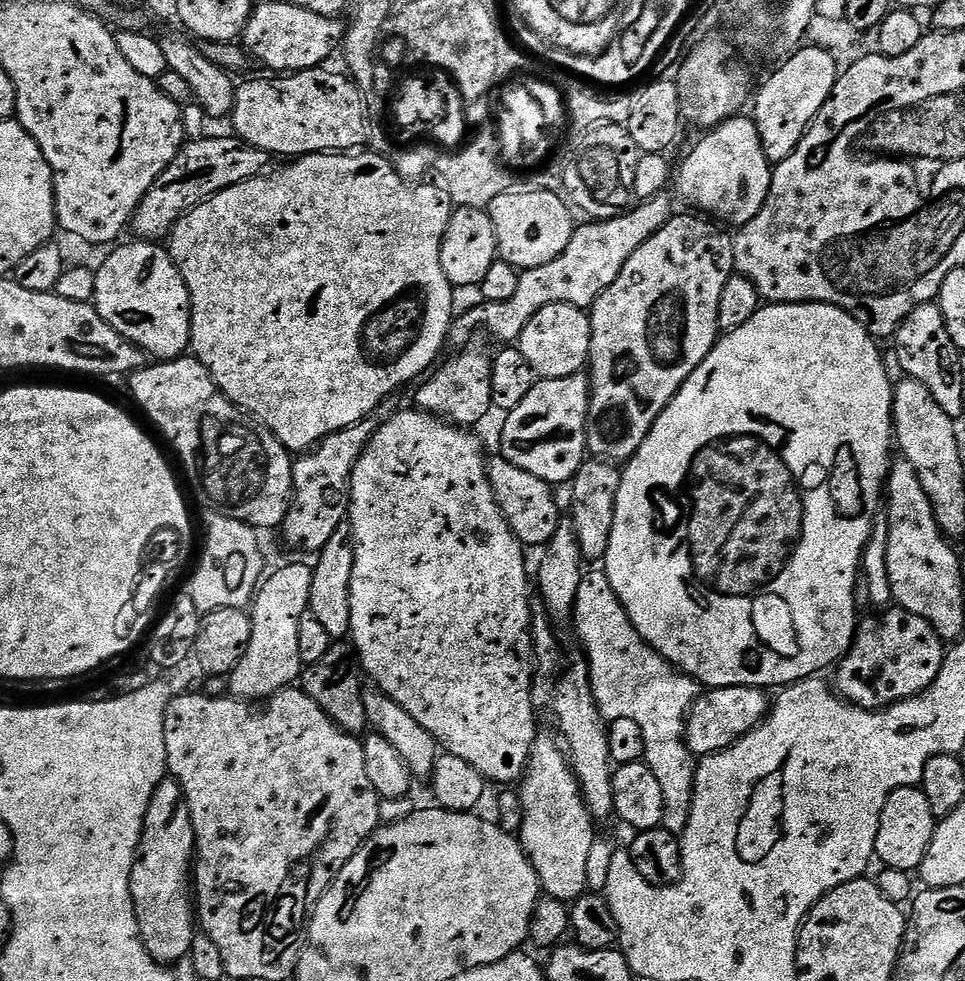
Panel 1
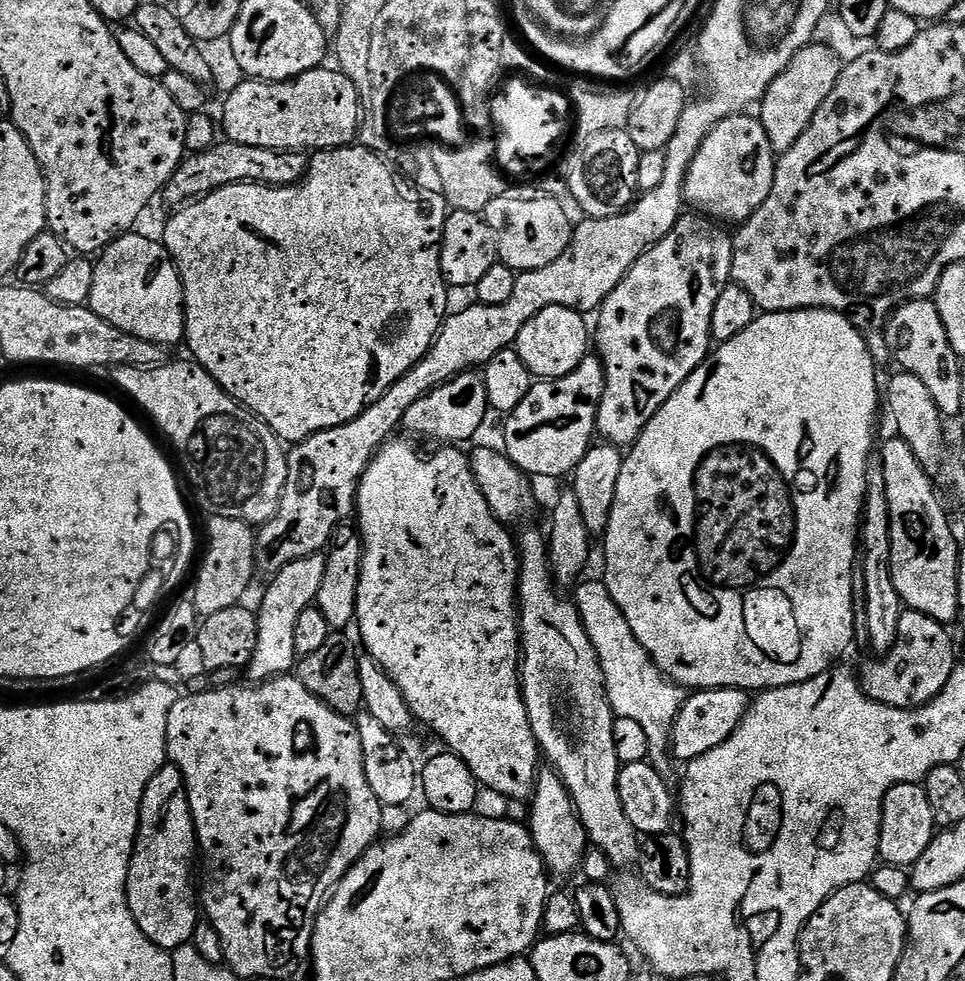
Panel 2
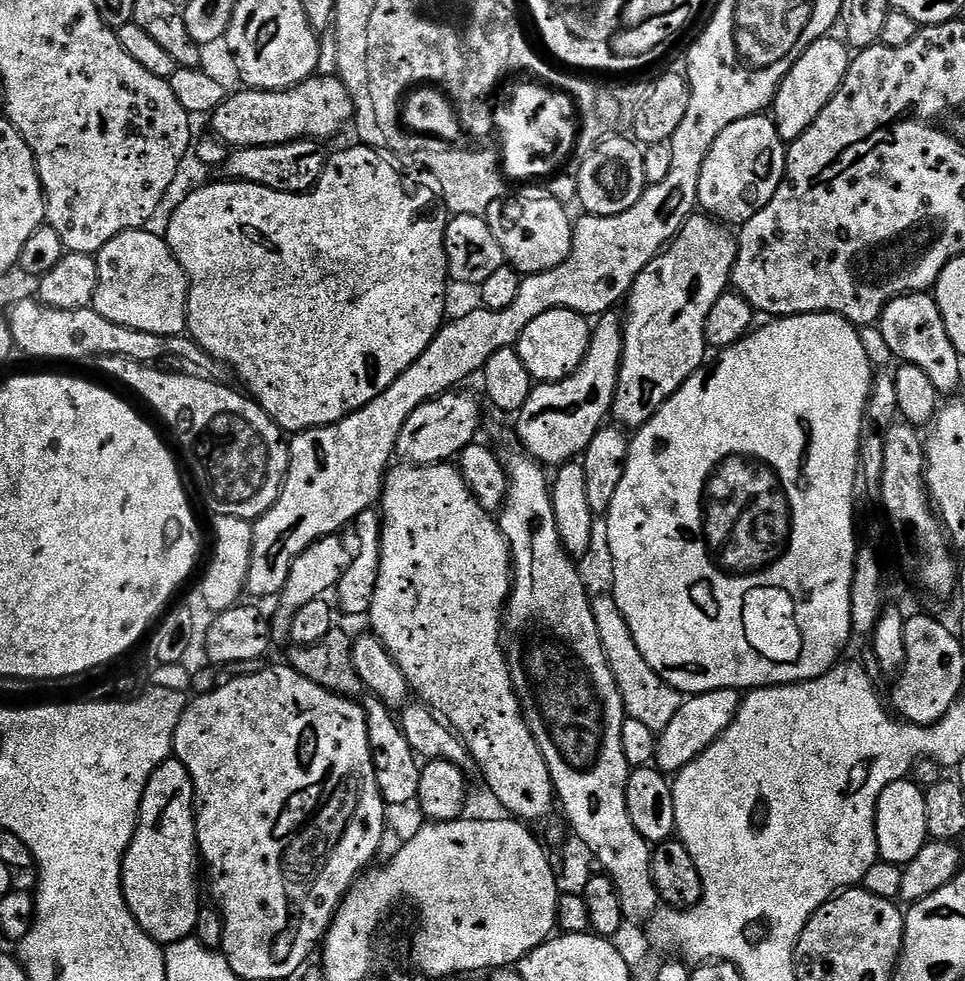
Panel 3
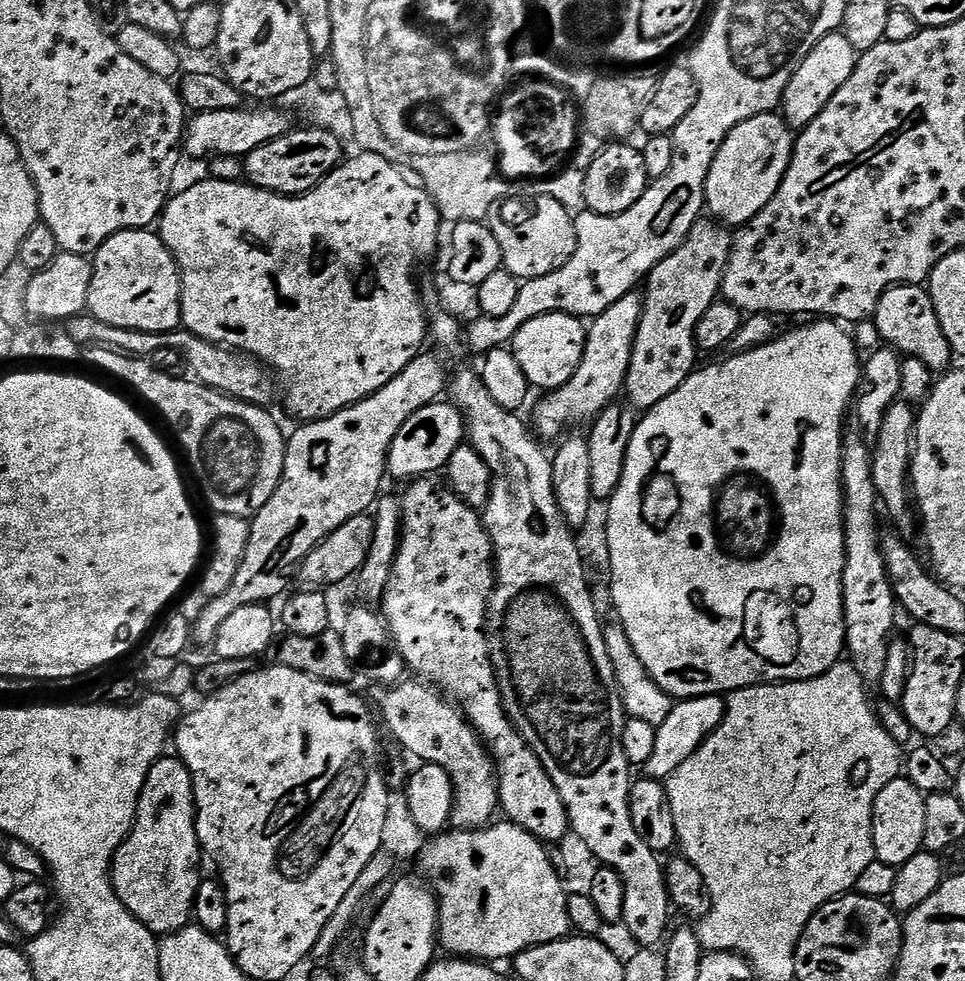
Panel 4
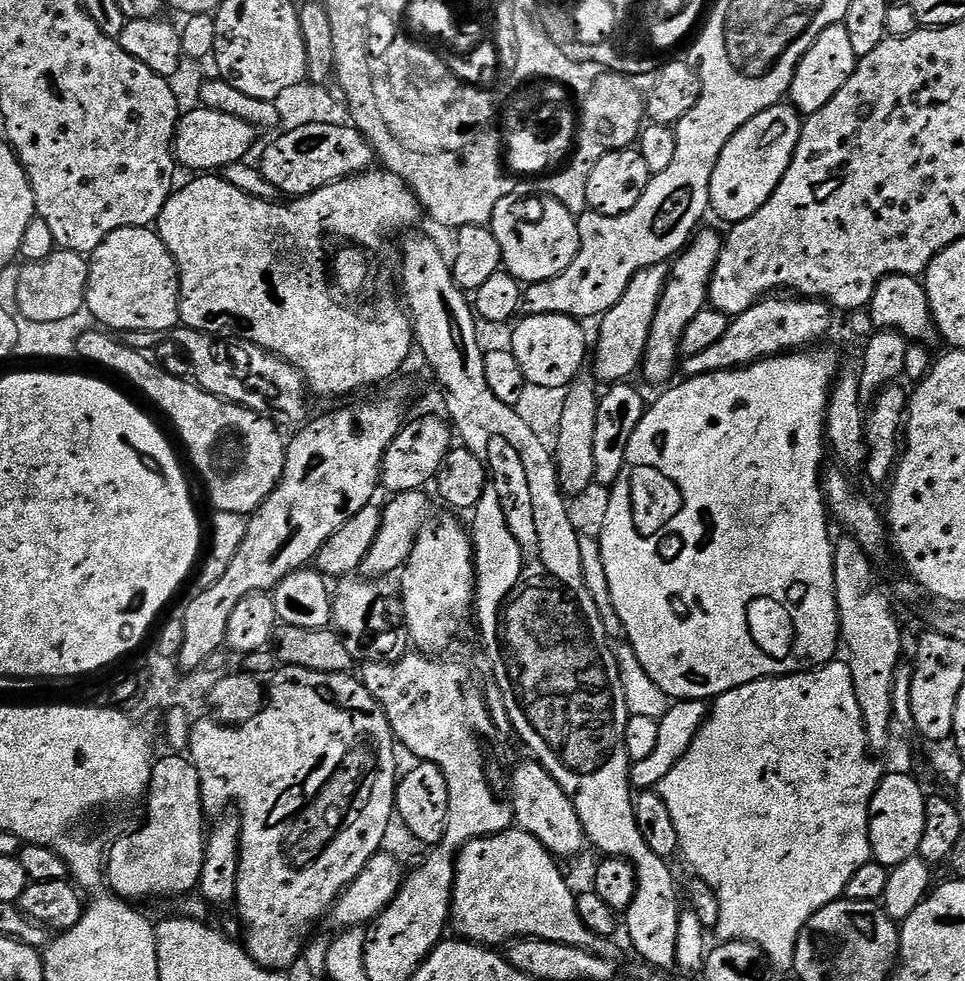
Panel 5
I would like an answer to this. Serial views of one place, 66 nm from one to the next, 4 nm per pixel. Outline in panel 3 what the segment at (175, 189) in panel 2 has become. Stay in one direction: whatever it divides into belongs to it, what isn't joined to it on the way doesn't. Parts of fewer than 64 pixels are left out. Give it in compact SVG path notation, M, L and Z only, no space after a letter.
M295 140L289 144L275 144L261 148L238 148L229 155L222 172L232 182L257 184L279 192L306 192L316 187L324 173L325 145L318 140Z

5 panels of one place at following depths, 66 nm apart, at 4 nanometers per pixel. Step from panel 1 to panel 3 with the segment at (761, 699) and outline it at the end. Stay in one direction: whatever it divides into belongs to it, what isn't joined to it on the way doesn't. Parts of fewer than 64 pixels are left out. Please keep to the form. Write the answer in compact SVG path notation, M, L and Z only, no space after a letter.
M719 688L689 695L681 703L678 714L674 714L674 718L670 718L663 732L659 733L656 741L655 767L664 774L681 772L726 731L730 722L734 722L741 699L741 693L735 688Z

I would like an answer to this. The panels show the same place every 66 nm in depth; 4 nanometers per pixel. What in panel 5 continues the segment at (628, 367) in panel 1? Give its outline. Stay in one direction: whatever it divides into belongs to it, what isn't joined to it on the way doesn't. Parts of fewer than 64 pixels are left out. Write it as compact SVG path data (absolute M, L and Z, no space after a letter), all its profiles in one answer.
M704 226L693 235L688 247L671 261L668 281L654 314L654 324L650 326L650 338L646 342L642 365L642 376L644 372L650 383L667 385L667 380L678 372L678 365L682 360L680 343L684 341L686 326L690 326L694 314L698 314L709 303L708 284L725 243L723 235L719 236L714 229Z

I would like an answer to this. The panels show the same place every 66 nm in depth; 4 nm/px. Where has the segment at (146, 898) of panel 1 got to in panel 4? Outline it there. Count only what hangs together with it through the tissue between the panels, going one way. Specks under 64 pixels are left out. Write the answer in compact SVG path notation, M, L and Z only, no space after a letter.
M165 754L154 762L150 774L146 774L146 786L138 798L136 821L132 823L132 833L122 842L122 846L112 859L112 885L126 910L142 922L157 938L181 932L194 920L196 895L200 889L200 856L202 849L196 833L196 799L192 775L186 765L175 755Z

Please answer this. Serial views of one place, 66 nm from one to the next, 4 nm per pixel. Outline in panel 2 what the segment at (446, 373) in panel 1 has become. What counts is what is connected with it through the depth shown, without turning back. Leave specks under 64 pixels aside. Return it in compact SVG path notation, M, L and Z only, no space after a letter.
M469 370L418 398L418 402L406 410L402 428L403 431L413 432L408 433L413 437L425 436L428 440L437 440L435 443L440 446L460 446L463 440L470 439L483 426L487 416L490 416L490 409L486 382L479 371Z

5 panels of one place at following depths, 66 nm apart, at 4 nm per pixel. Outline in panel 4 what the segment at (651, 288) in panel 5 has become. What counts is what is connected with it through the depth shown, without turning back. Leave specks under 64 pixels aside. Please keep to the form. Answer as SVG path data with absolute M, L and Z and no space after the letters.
M633 290L618 298L614 306L602 310L602 314L595 316L587 325L588 340L584 344L582 362L578 370L574 370L574 378L570 378L570 382L566 382L561 388L553 388L547 394L541 395L544 397L536 408L537 429L535 428L541 437L563 437L568 430L564 428L570 427L571 424L580 424L583 420L591 421L599 416L603 408L607 408L619 397L616 395L624 392L624 383L630 370L630 358L643 309L643 295Z

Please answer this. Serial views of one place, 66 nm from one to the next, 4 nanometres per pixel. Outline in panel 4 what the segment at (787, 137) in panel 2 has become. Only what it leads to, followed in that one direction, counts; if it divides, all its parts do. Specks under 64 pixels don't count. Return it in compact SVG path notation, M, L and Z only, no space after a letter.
M837 30L826 38L822 38L814 46L814 50L806 54L798 70L794 70L784 91L782 115L788 127L793 130L802 130L807 124L814 122L814 118L818 118L818 114L826 110L830 98L834 98L834 94L838 94L842 86L846 86L846 78L854 74L857 59L858 53L854 50L854 46L850 46L850 42L846 42L843 31Z

